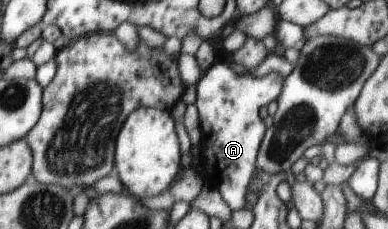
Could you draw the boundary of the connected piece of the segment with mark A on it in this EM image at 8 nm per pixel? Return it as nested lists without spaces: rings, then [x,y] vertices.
[[[229,62],[214,63],[202,74],[195,85],[195,102],[199,131],[199,160],[197,175],[209,186],[214,186],[222,201],[238,211],[244,205],[246,187],[250,183],[258,145],[264,133],[264,125],[258,117],[258,109],[276,101],[281,95],[284,77],[270,72],[262,77],[252,77]]]

